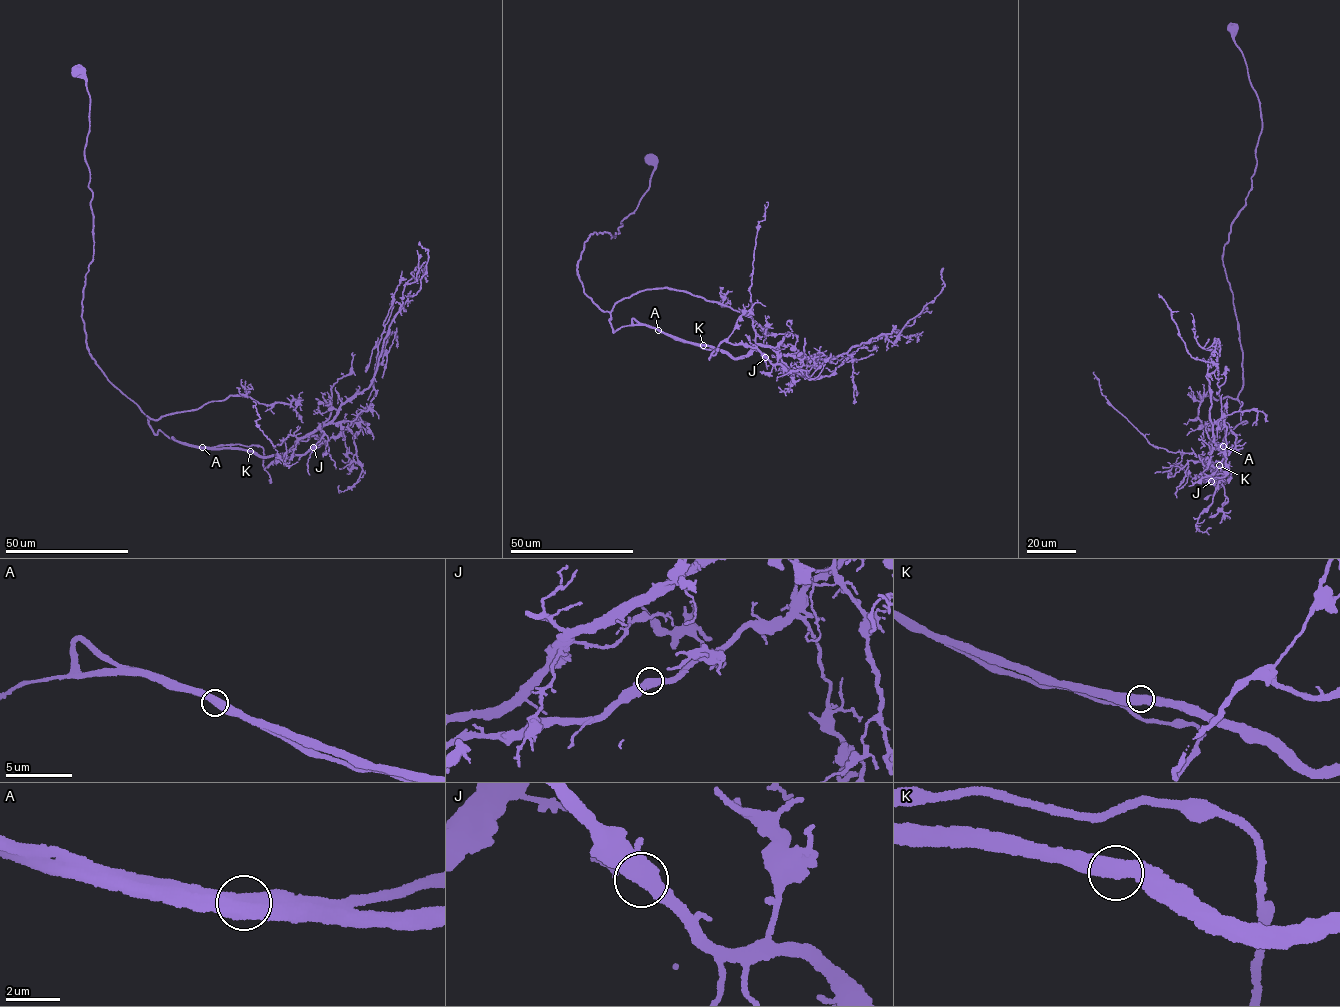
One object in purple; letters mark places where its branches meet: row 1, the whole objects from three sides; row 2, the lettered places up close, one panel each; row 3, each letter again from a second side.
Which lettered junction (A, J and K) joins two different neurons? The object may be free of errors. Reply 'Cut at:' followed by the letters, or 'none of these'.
Cut at: none of these

